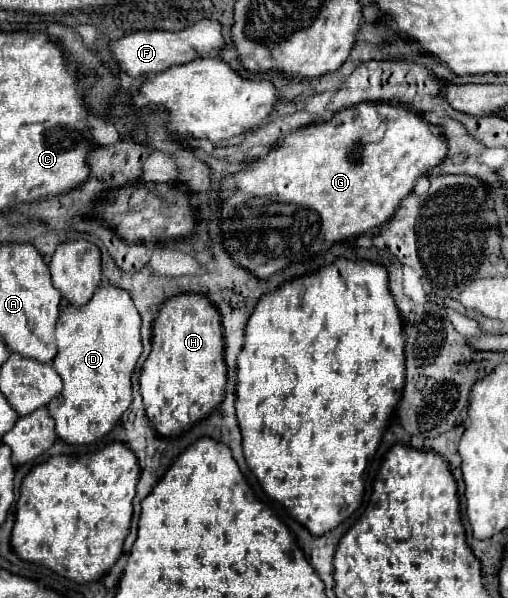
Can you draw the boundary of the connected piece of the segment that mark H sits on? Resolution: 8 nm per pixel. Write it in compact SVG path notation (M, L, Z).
M202 294L172 296L160 306L152 332L152 352L140 372L148 420L160 436L178 438L220 406L224 386L226 362L218 308Z

